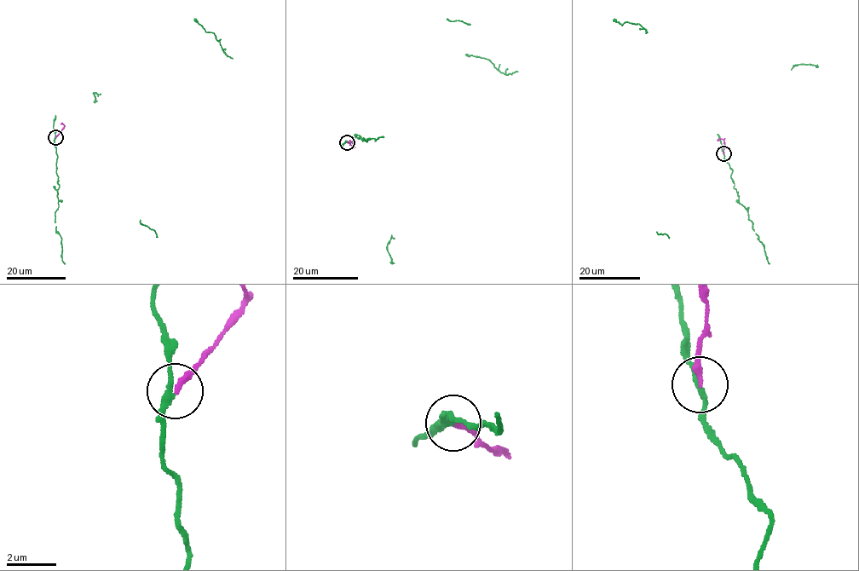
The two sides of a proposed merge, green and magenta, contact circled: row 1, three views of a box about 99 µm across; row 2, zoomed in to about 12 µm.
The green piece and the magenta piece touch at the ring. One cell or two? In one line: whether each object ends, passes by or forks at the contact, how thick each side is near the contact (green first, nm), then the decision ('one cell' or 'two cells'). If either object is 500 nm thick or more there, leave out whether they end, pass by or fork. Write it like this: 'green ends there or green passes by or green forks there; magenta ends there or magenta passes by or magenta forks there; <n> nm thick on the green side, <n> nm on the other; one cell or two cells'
green passes by; magenta ends there; 190 nm thick on the green side, 240 nm on the other; two cells

